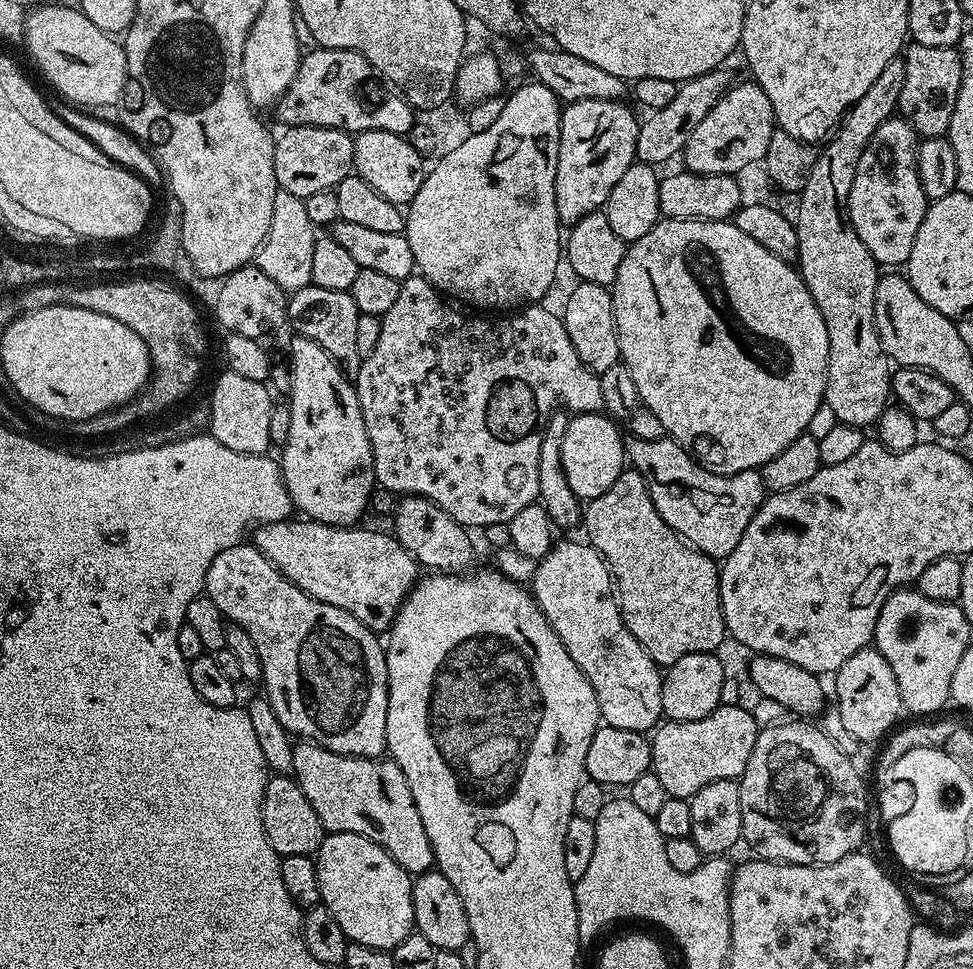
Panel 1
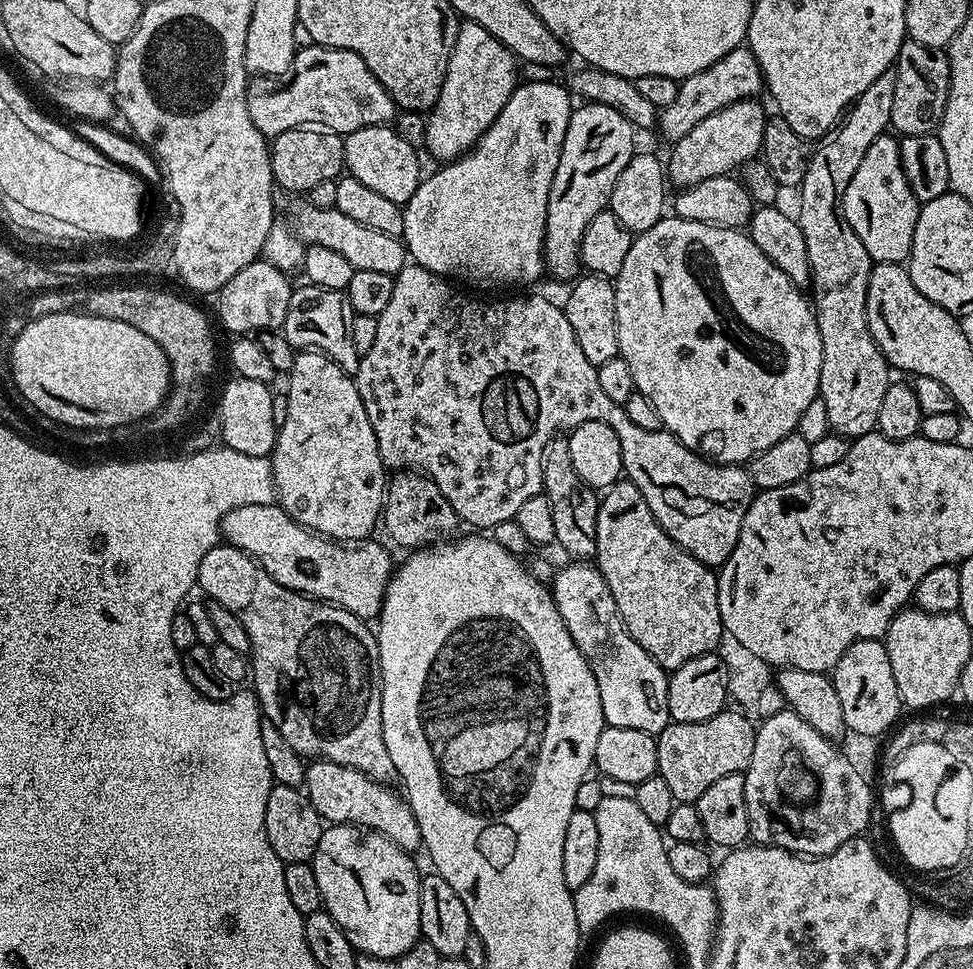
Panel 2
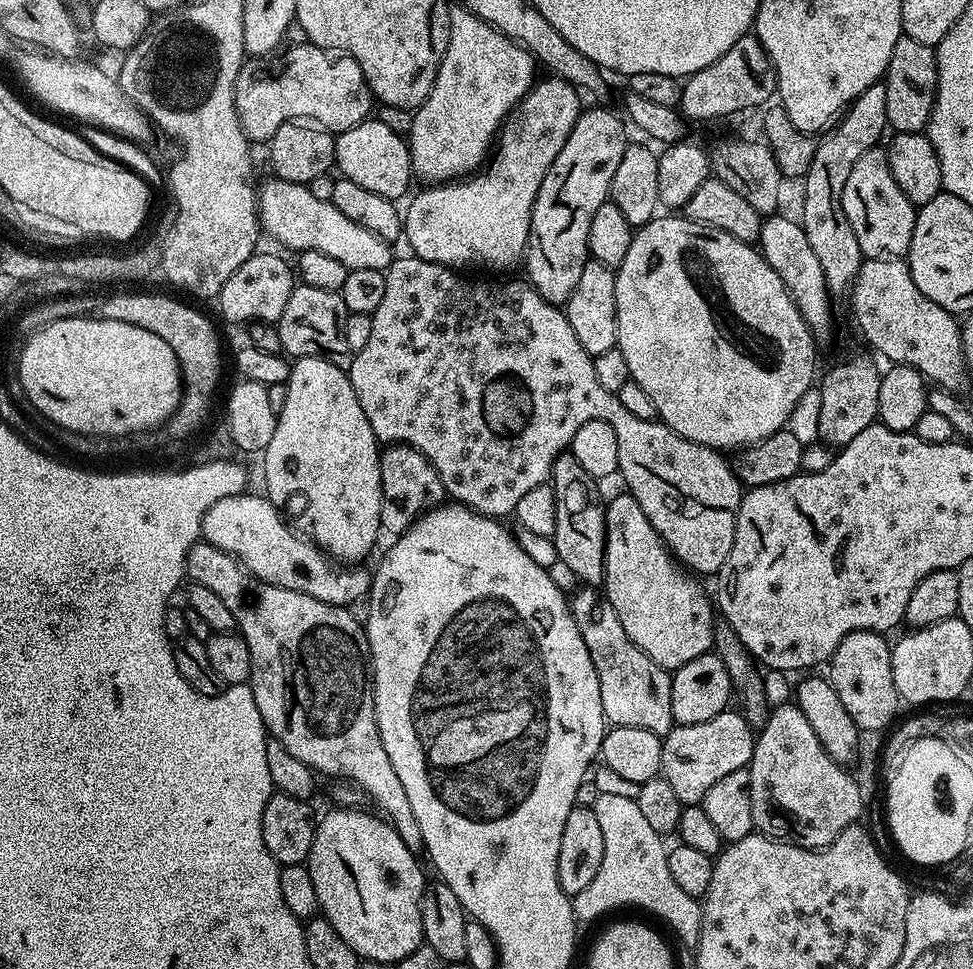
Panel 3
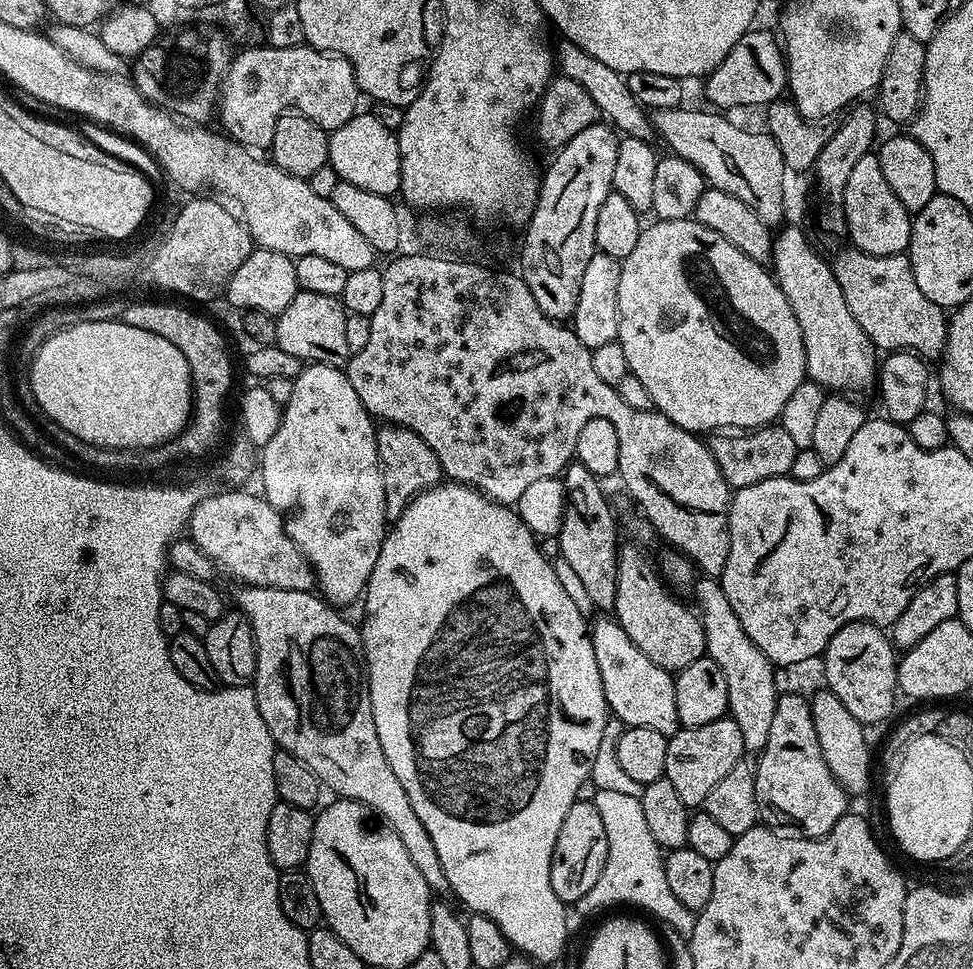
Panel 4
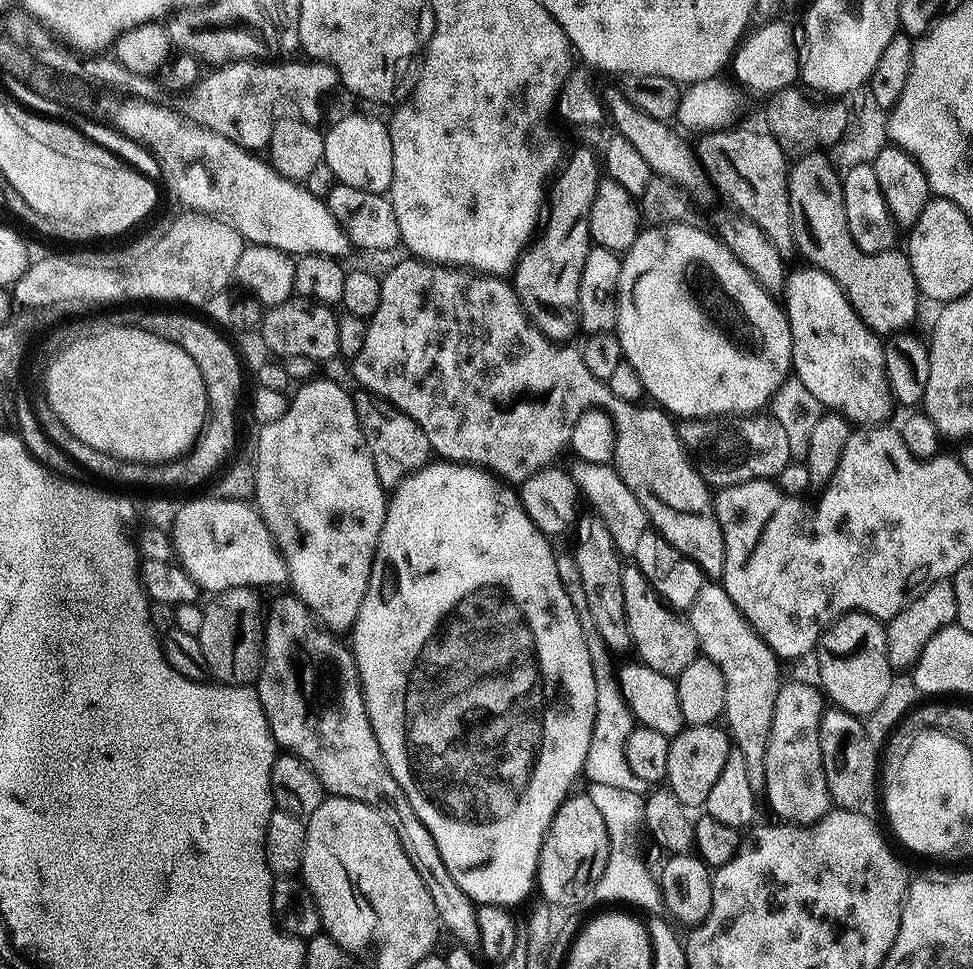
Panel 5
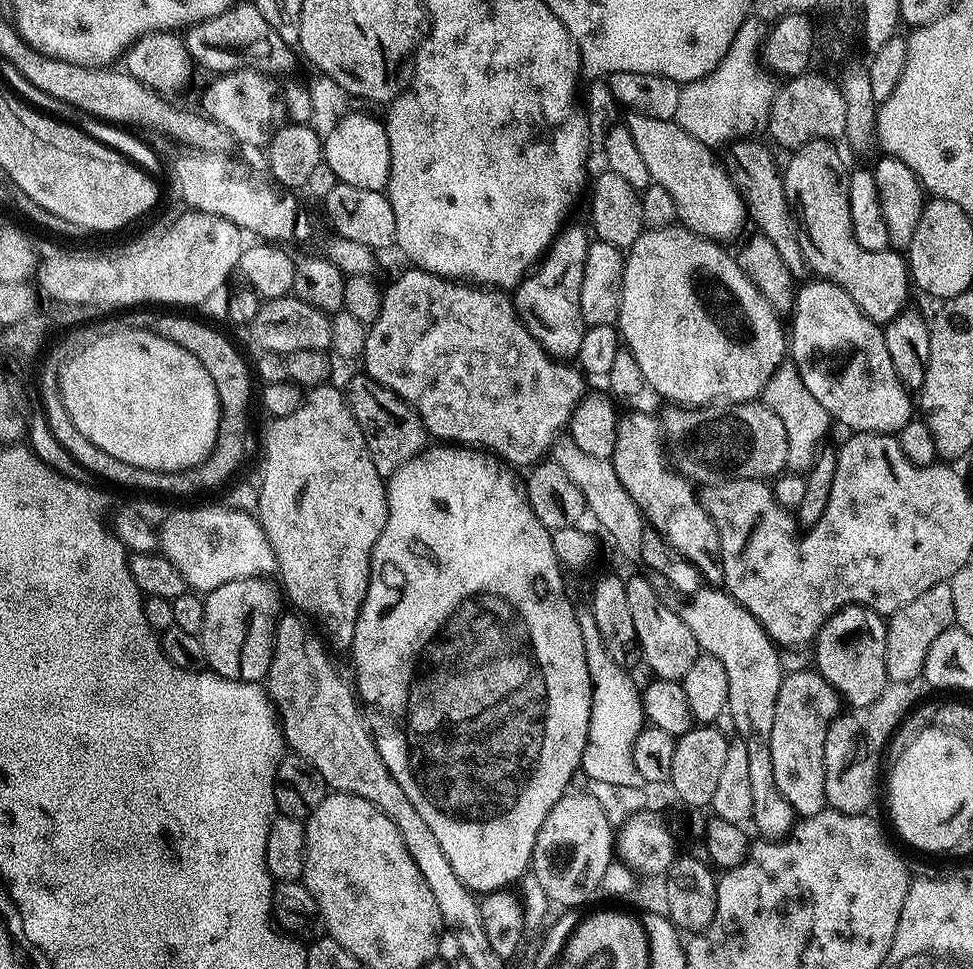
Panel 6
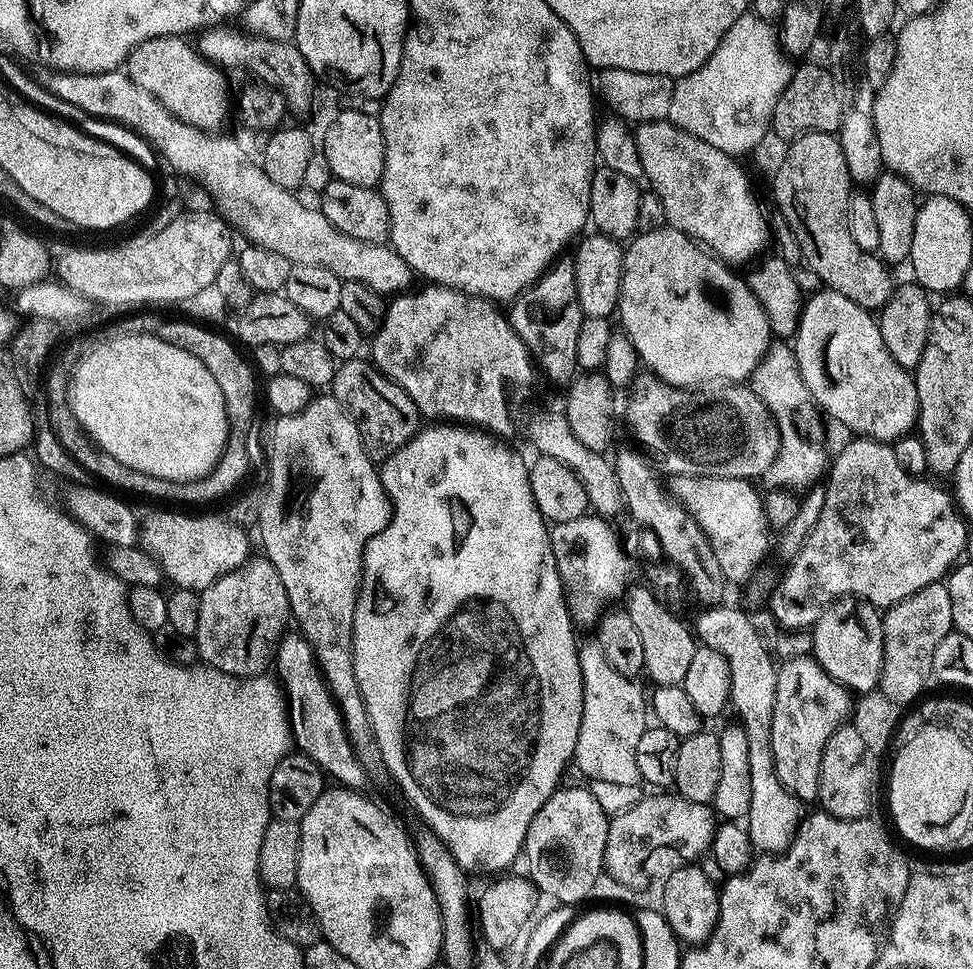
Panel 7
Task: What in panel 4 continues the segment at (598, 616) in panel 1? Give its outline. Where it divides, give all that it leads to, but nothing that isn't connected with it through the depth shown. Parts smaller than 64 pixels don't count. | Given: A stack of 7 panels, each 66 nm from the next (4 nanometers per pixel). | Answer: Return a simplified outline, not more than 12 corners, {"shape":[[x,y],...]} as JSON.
{"shape":[[615,618],[590,631],[609,713],[681,729],[673,673]]}

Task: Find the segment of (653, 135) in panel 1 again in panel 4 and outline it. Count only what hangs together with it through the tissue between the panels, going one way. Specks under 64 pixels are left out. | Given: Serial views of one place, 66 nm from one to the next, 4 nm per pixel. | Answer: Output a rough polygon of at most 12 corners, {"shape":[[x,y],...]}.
{"shape":[[748,31],[708,73],[716,110],[767,106],[788,87],[782,44]]}

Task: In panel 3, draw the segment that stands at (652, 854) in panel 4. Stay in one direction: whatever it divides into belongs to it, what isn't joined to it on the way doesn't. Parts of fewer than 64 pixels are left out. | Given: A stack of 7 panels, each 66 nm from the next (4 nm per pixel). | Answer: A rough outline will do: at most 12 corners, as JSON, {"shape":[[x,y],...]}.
{"shape":[[597,795],[602,863],[581,925],[627,904],[694,946],[701,901],[674,882],[638,800]]}

